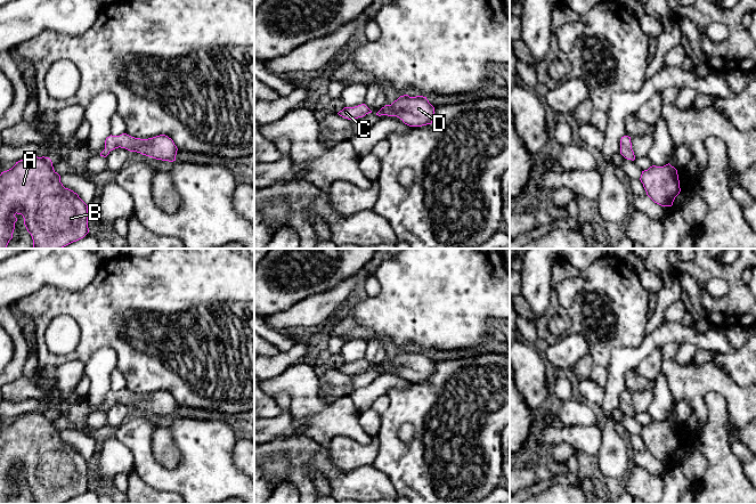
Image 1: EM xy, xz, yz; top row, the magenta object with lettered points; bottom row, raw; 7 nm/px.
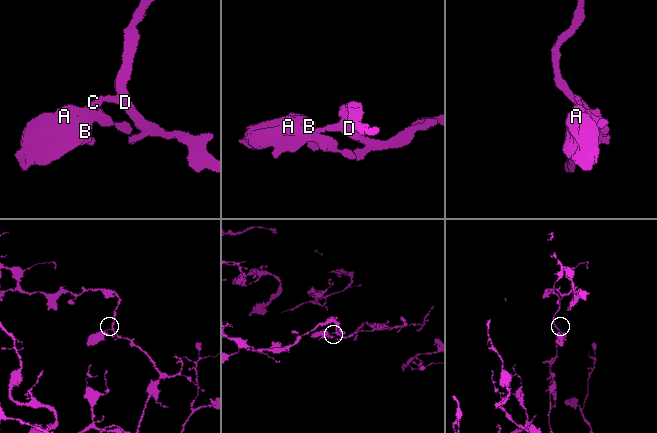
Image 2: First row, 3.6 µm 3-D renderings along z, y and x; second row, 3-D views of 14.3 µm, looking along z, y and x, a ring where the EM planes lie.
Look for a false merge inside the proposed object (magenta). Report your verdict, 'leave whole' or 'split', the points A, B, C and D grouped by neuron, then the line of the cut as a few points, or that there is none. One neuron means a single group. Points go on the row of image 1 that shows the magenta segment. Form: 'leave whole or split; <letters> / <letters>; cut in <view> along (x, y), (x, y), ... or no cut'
leave whole; A B C D; no cut

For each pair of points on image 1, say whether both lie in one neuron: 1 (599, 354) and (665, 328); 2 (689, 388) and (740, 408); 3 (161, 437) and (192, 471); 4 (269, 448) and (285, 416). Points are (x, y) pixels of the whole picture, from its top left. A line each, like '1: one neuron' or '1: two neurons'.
1: two neurons
2: one neuron
3: two neurons
4: two neurons

